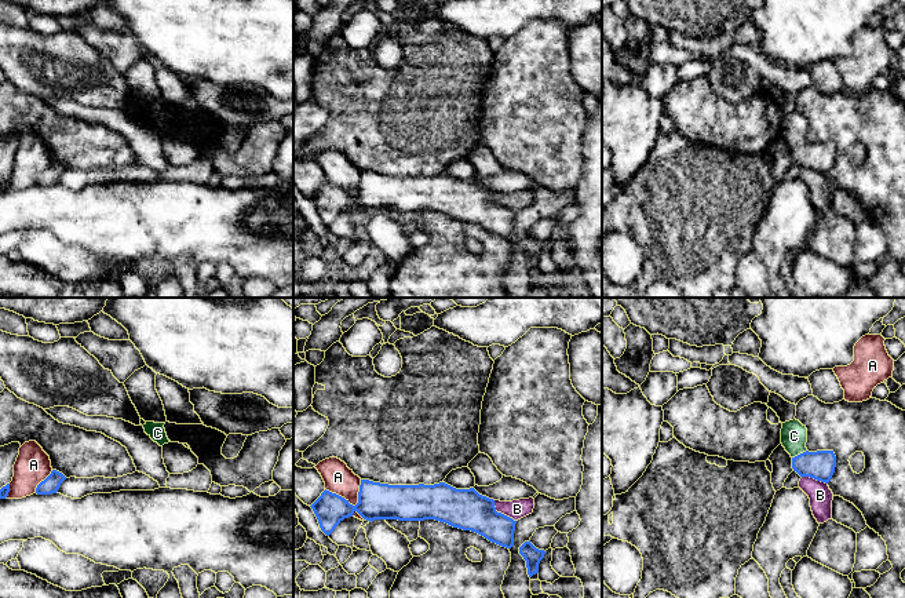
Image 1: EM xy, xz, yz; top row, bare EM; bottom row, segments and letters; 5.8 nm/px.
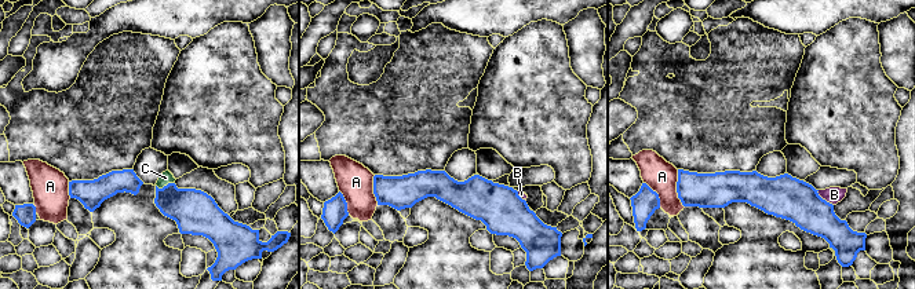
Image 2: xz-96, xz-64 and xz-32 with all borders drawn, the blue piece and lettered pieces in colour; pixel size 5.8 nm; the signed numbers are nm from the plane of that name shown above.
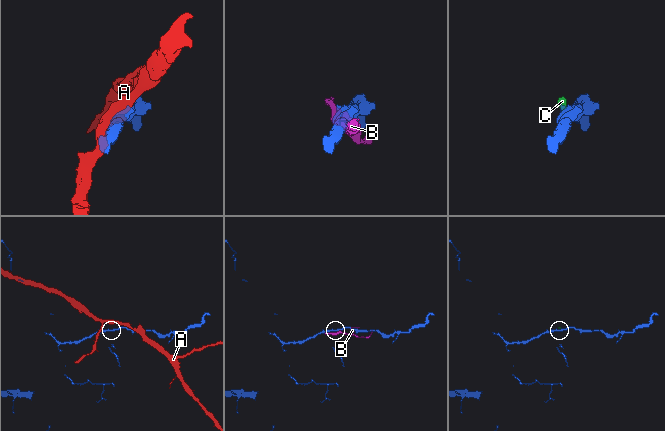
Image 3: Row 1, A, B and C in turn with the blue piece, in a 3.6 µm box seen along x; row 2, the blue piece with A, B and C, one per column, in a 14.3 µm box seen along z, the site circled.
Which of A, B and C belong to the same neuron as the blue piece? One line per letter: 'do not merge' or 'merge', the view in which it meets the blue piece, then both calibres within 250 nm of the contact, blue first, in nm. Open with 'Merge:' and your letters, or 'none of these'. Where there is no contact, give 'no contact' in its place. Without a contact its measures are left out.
Merge: C
A: do not merge; meets blue in xz; 220 nm thick on the blue side, 170 nm on the other
B: do not merge; meets blue in xz; 240 nm thick on the blue side, 110 nm on the other
C: merge; meets blue in yz; 170 nm thick on the blue side, 160 nm on the other

